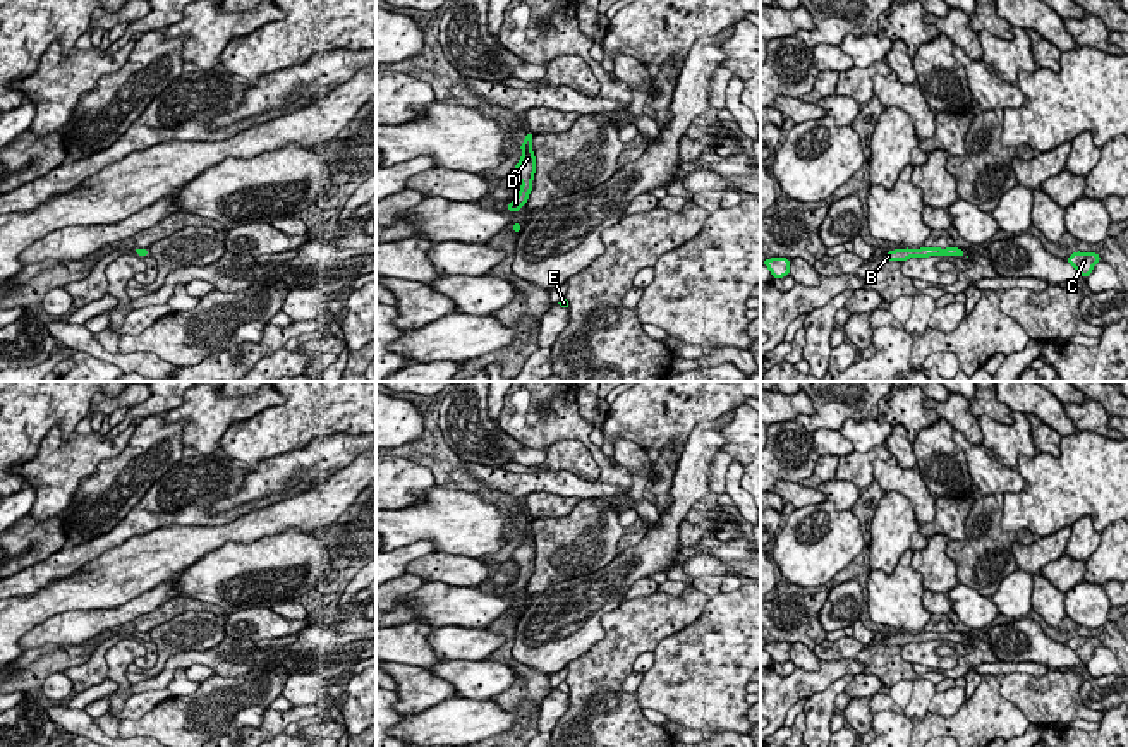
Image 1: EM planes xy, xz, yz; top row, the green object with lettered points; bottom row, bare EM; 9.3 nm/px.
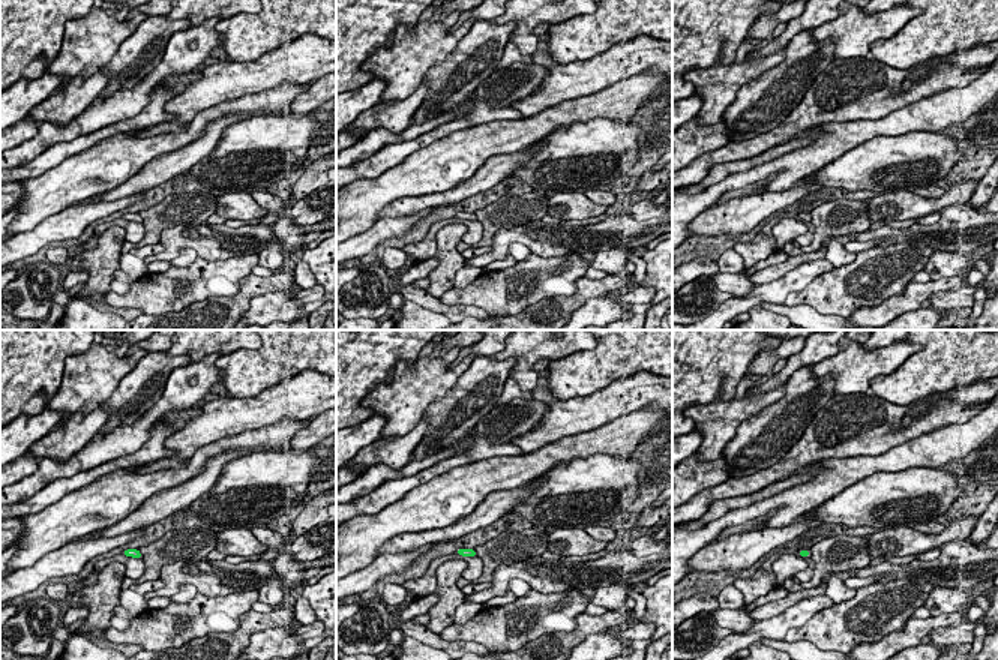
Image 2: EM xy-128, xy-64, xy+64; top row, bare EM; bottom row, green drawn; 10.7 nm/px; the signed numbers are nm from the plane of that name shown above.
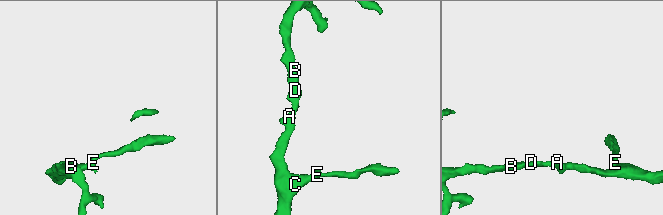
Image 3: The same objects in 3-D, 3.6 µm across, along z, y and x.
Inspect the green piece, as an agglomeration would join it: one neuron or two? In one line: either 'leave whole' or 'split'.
leave whole

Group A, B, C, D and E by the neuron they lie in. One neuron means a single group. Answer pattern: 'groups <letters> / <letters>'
groups A B C D E

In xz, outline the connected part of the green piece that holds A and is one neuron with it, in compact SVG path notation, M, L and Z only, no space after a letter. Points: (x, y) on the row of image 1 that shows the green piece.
M525 132L525 139L520 144L520 151L524 153L519 160L519 163L513 167L513 175L522 180L522 187L519 191L519 196L510 201L510 204L505 208L506 211L515 211L519 215L519 208L524 206L529 199L529 194L532 191L532 180L536 173L536 156L532 151L532 132Z

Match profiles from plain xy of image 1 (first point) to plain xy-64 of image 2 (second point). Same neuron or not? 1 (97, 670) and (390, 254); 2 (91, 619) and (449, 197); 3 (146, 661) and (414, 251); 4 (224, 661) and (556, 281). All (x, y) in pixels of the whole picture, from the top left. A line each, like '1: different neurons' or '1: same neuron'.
1: different neurons
2: same neuron
3: same neuron
4: different neurons

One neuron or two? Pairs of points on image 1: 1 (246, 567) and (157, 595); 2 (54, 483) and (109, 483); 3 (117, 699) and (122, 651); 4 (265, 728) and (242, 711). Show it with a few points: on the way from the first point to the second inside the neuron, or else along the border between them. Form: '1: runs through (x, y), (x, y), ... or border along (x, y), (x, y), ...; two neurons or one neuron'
1: border along (182, 572), (175, 581), (174, 595); two neurons
2: border along (110, 459), (105, 459), (79, 483), (71, 500); two neurons
3: runs through (122, 687), (121, 663); one neuron
4: border along (268, 706), (258, 725), (237, 728); two neurons

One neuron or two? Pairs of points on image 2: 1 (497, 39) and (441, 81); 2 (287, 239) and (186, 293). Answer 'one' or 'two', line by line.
1: one
2: two

